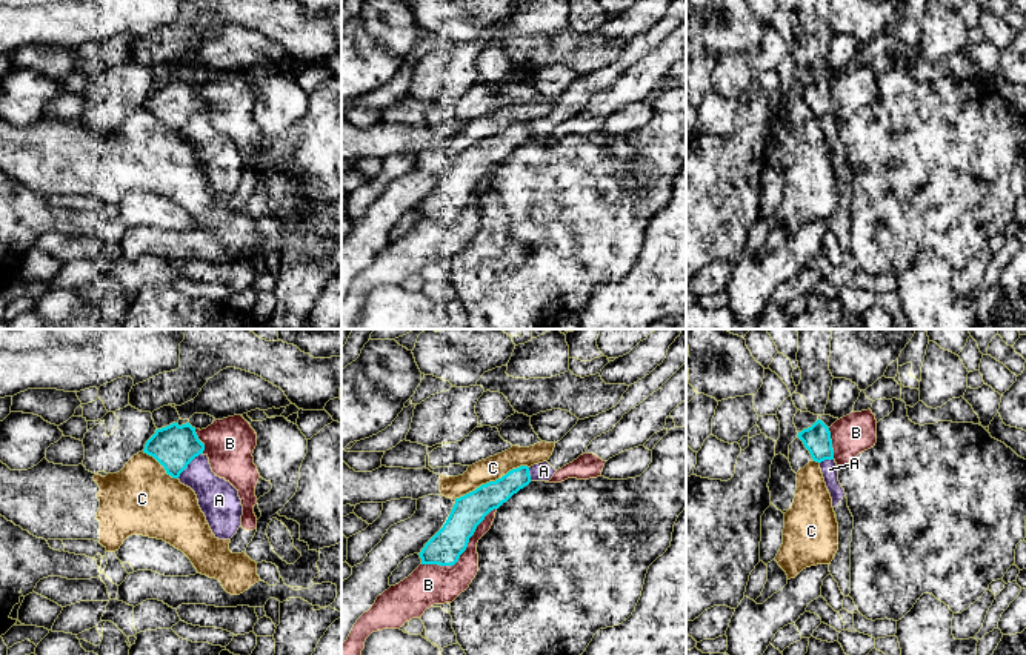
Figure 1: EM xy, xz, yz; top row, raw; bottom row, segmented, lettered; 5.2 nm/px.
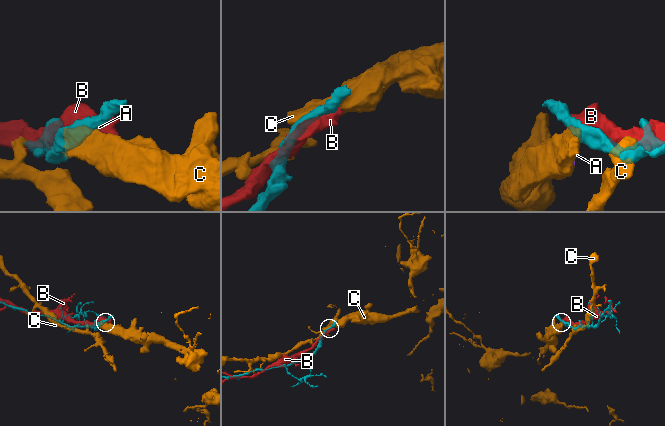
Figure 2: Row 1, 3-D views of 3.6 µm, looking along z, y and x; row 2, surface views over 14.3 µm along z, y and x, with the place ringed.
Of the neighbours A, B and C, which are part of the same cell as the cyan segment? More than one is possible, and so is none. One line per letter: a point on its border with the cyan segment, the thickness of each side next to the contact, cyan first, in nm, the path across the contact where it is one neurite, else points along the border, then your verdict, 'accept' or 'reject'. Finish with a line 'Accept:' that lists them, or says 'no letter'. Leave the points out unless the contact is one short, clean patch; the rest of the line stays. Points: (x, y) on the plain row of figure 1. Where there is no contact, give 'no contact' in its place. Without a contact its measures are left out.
A: xy (188, 119) | 220/220 nm | along xy (202, 108), (177, 132) | reject
B: xz (465, 205) | 180/200 nm | reject
C: xz (491, 137) | 170/120 nm | reject
Accept: no letter

